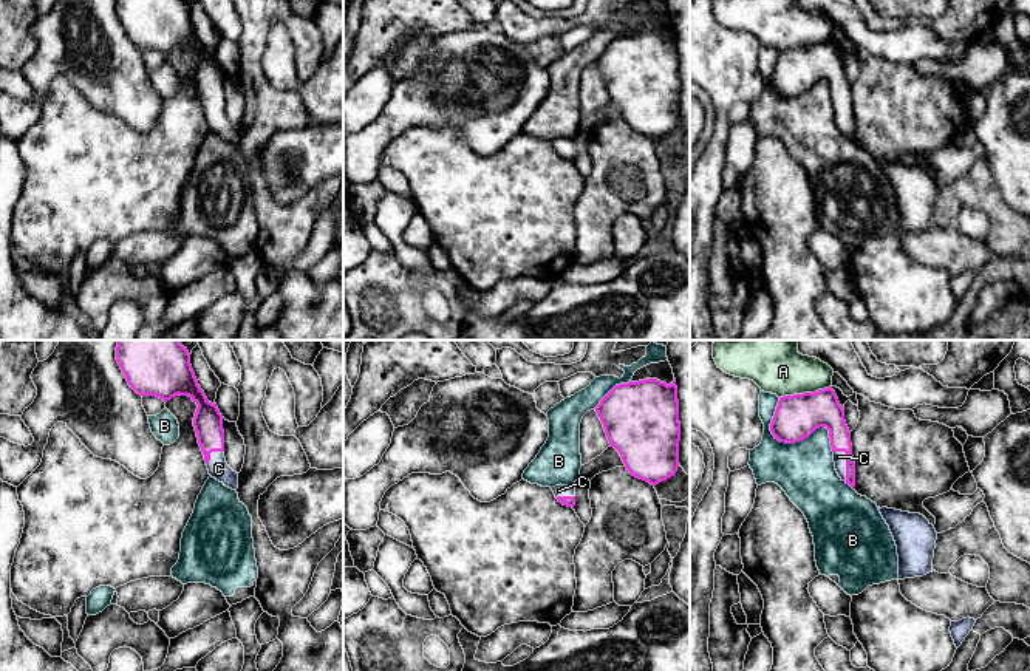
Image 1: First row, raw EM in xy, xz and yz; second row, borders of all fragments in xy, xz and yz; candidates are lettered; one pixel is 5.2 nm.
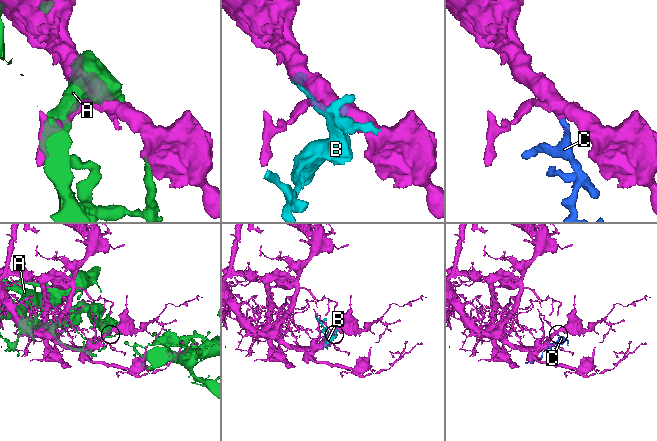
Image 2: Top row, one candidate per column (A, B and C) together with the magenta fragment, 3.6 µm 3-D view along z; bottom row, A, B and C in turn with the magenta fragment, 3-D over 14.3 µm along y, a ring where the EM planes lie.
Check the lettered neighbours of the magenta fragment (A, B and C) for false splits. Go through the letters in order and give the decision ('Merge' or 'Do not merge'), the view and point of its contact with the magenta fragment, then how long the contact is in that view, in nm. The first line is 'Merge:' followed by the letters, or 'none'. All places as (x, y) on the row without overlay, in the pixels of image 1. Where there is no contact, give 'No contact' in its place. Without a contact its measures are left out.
Merge: C
A: Do not merge. Touches magenta at yz (804, 47). Shared border 280 nm
B: Do not merge. Touches magenta at yz (794, 96). Shared border 400 nm
C: Merge. Touches magenta at yz (846, 115). Shared border 170 nm

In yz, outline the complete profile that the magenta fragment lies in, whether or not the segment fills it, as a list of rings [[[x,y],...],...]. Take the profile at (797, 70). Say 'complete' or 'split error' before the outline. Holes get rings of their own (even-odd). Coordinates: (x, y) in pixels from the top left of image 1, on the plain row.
split error | [[[832,40],[815,46],[779,51],[770,85],[779,96],[795,97],[809,91],[817,82],[829,83],[835,124],[841,135],[855,141],[855,116],[851,85],[844,63]]]

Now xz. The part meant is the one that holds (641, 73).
complete | [[[657,32],[616,39],[595,65],[633,130],[656,139],[676,128],[680,94],[676,32],[670,39]]]

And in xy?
split error | [[[116,0],[116,14],[138,48],[156,49],[164,56],[178,48],[189,49],[198,59],[193,80],[209,128],[237,144],[238,127],[227,119],[224,111],[224,71],[198,39],[187,2]]]

